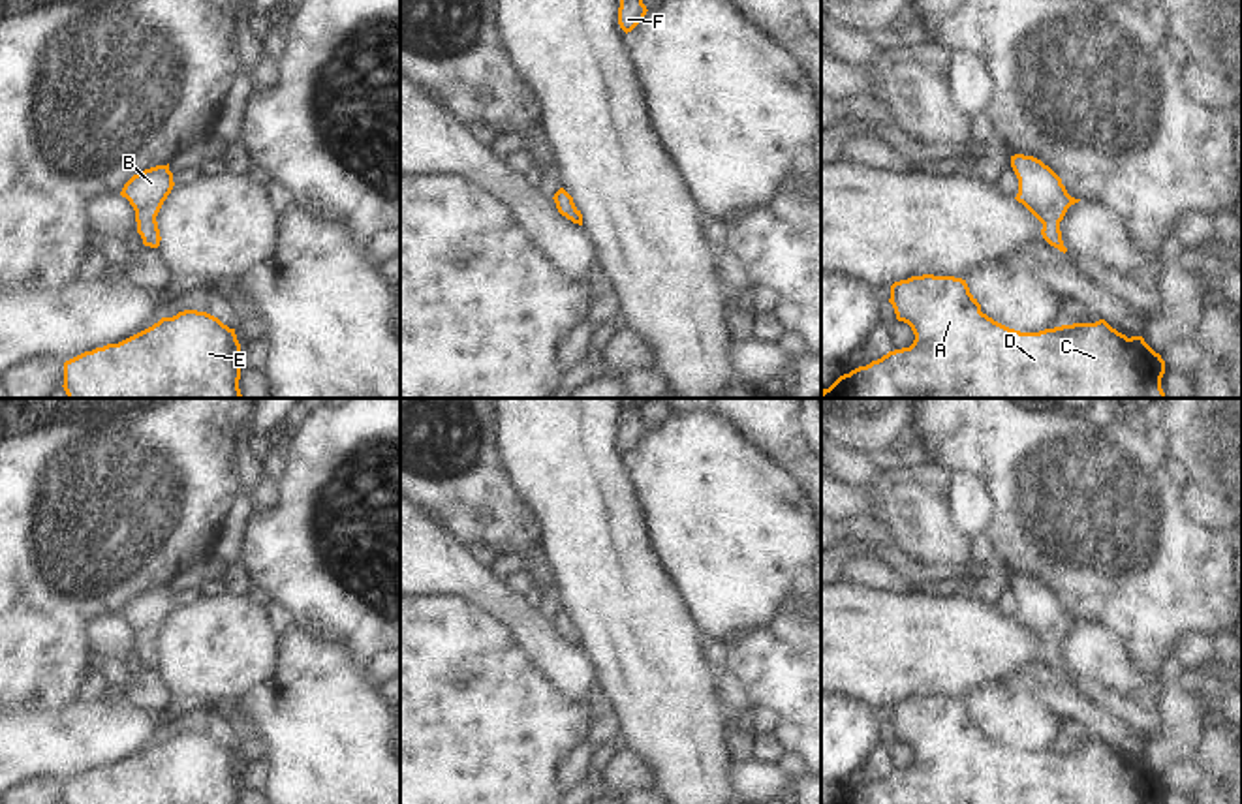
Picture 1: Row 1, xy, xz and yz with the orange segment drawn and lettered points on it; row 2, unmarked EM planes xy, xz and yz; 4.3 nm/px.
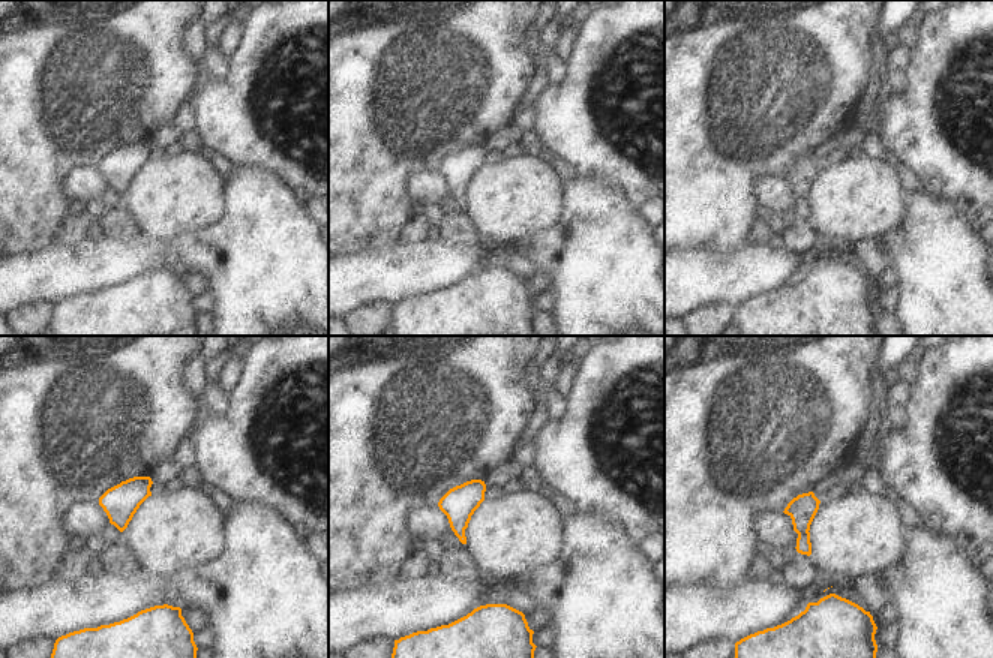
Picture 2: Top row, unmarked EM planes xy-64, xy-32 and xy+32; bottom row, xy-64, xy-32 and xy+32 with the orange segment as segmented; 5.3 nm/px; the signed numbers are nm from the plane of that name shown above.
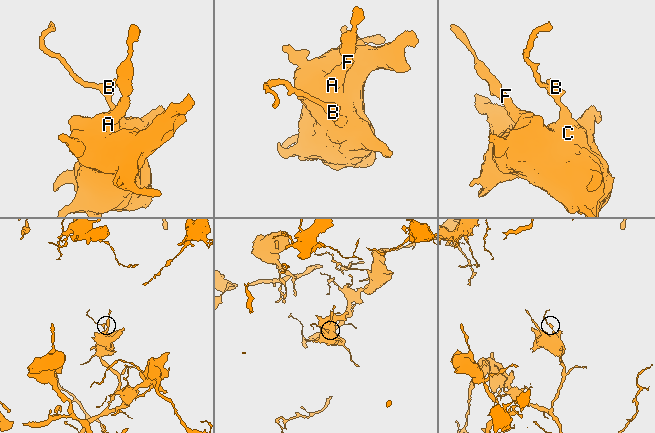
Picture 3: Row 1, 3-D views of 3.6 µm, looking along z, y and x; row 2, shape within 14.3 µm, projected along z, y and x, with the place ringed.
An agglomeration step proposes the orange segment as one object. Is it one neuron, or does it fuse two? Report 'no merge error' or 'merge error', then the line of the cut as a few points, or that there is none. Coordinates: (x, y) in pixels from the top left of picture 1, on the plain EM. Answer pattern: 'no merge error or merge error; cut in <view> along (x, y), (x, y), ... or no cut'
no merge error; no cut

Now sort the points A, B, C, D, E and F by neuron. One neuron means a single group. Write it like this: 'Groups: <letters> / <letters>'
Groups: A B C D E F.

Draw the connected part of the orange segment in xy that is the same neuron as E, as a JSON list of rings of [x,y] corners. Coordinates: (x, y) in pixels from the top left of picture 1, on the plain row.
[[[184,731],[64,783],[64,804],[239,804],[241,765],[218,738]]]

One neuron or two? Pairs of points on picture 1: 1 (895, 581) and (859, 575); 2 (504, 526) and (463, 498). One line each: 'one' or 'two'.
1: one
2: one

